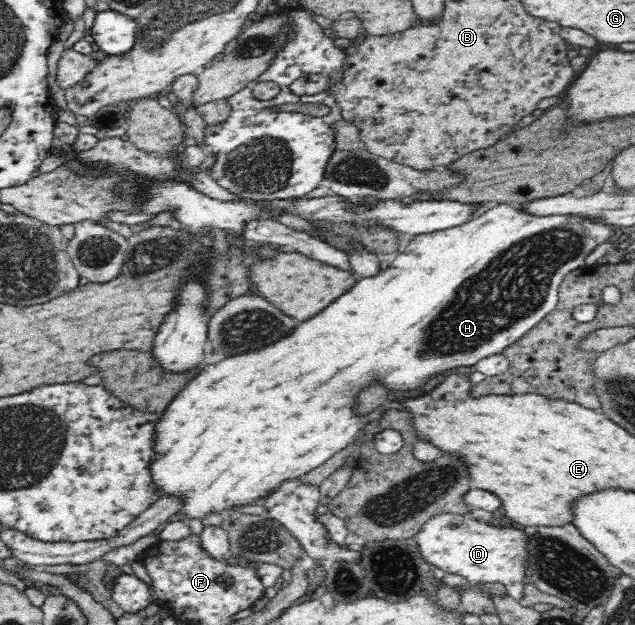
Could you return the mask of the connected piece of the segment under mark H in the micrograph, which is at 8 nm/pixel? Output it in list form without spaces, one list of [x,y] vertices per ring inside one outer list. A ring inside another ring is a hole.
[[[498,203],[491,204],[480,214],[462,225],[415,235],[414,239],[408,243],[405,251],[402,251],[388,269],[380,270],[376,275],[370,277],[357,277],[354,285],[332,301],[328,307],[324,307],[315,317],[302,321],[296,329],[292,329],[290,335],[278,339],[270,347],[254,349],[248,353],[240,355],[226,356],[224,360],[217,364],[208,364],[201,369],[199,374],[184,389],[174,396],[170,405],[162,412],[163,416],[156,428],[155,453],[157,456],[151,463],[153,482],[157,483],[163,493],[167,495],[177,495],[183,497],[185,504],[181,509],[184,520],[197,518],[202,520],[209,514],[223,516],[233,511],[232,508],[245,506],[256,502],[260,497],[264,497],[268,491],[273,491],[286,479],[299,477],[316,469],[325,461],[328,461],[334,454],[342,451],[357,436],[356,433],[370,421],[382,417],[382,409],[376,409],[368,415],[358,415],[354,411],[356,397],[362,389],[378,381],[386,389],[402,391],[402,393],[414,393],[426,387],[430,377],[436,377],[440,373],[446,373],[456,367],[470,367],[476,365],[480,359],[490,357],[490,355],[502,354],[506,348],[510,348],[528,331],[535,328],[547,317],[557,306],[559,298],[559,287],[564,277],[571,271],[586,266],[586,257],[598,247],[600,243],[608,241],[612,237],[616,227],[611,223],[606,223],[603,219],[591,219],[583,215],[573,213],[554,213],[554,215],[532,215],[528,213],[522,204]],[[470,275],[476,277],[480,275],[478,281],[470,283]]]

